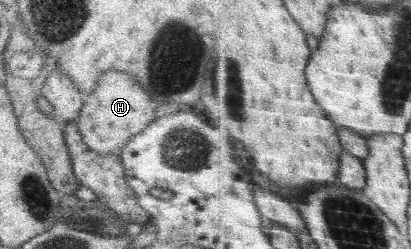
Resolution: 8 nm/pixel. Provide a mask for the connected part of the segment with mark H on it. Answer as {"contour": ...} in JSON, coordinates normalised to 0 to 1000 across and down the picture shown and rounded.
{"contour":[[[260,285],[241,309],[231,357],[212,390],[185,510],[197,526],[202,566],[217,582],[217,598],[248,618],[287,614],[319,546],[348,526],[348,510],[377,478],[372,406],[343,357],[343,341],[328,333],[328,317],[309,293]]]}

